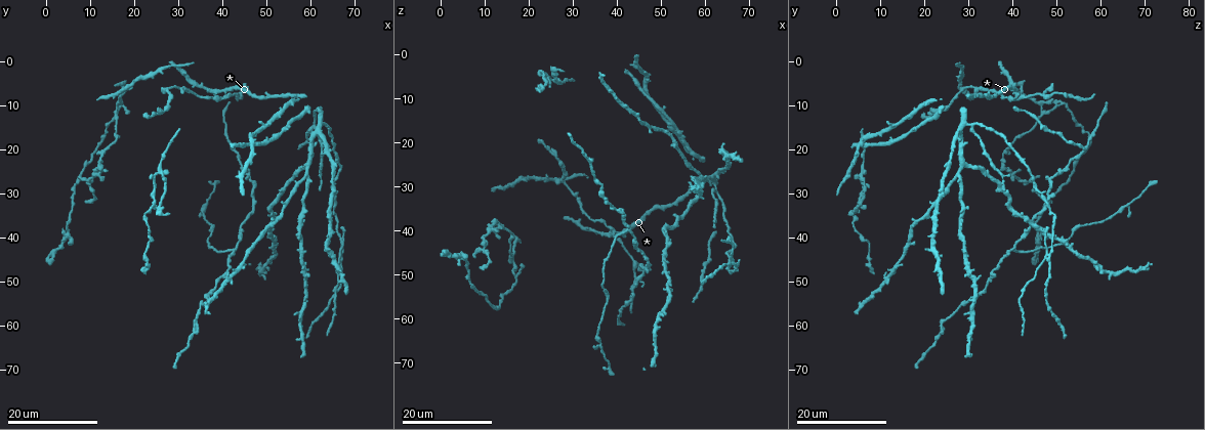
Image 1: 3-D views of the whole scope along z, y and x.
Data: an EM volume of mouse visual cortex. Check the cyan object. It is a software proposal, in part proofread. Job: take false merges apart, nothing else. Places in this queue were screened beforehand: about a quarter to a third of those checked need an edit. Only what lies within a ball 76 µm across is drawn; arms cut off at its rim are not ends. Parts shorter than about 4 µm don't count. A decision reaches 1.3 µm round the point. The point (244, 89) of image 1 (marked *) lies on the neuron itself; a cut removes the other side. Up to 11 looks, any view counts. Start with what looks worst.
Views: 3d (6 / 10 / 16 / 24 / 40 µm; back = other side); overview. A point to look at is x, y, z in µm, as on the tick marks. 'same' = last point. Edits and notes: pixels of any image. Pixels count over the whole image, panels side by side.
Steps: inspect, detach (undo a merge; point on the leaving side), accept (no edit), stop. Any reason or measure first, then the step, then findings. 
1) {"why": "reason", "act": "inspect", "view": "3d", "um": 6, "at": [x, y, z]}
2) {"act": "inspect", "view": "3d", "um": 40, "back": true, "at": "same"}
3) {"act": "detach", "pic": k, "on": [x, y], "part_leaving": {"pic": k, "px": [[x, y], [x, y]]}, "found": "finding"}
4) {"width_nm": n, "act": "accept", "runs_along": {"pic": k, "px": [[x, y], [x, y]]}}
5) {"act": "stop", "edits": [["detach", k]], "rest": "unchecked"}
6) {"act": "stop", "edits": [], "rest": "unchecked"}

{"why": "three arms meet", "act": "inspect", "view": "3d", "um": 16, "at": [43.0, 43.0, 40.0]}

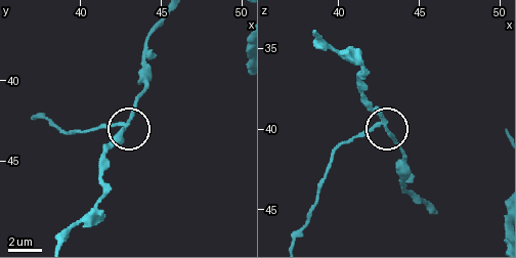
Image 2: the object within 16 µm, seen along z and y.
{"act": "inspect", "view": "3d", "um": 6, "at": [42.4, 42.7, 39.6]}

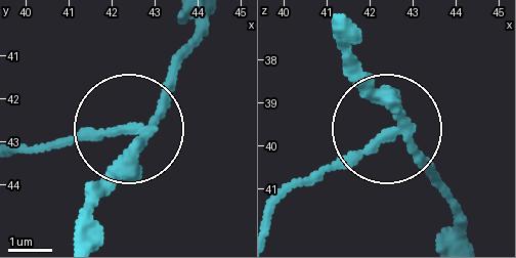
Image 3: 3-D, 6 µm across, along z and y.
{"width_nm": 200, "act": "detach", "pic": 3, "on": [80, 133], "part_leaving": {"pic": 3, "px": [[134, 125], [17, 147]]}, "found": "two neurons meet here"}

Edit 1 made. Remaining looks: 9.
{"why": "small branch off a trunk", "act": "inspect", "view": "3d", "um": 16, "at": [59.0, 24.0, 29.0]}

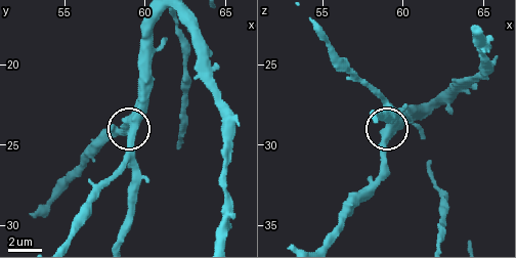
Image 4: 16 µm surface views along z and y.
{"why": "closer look", "act": "inspect", "view": "3d", "um": 10, "at": [58.8, 23.5, 29.0]}

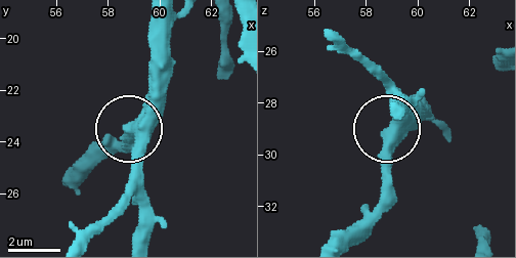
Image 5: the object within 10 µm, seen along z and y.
{"width_nm": 440, "act": "accept", "found": "one neuron here"}

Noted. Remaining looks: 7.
{"why": "sudden change in width", "act": "inspect", "view": "3d", "um": 24, "at": [4.5, 39.5, 45.5]}

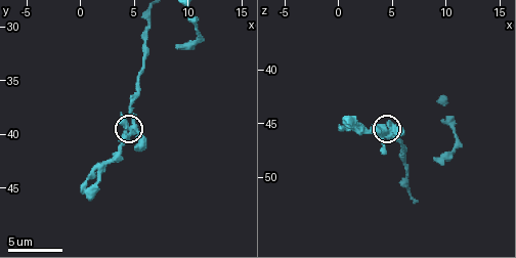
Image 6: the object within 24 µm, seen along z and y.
{"act": "inspect", "view": "3d", "um": 6, "at": "same"}

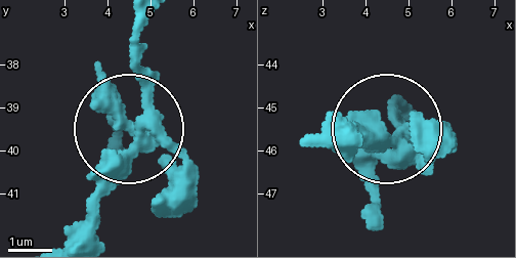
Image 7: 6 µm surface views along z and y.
{"arms": 4, "act": "accept", "found": "one neuron here"}

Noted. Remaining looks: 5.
{"why": "thin neck", "act": "inspect", "view": "3d", "um": 24, "at": [41.5, 47.5, 35.5]}

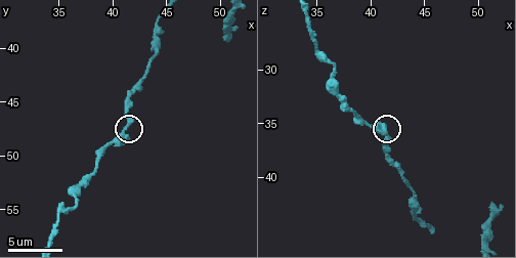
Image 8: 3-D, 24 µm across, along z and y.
{"act": "inspect", "view": "3d", "um": 6, "at": "same"}

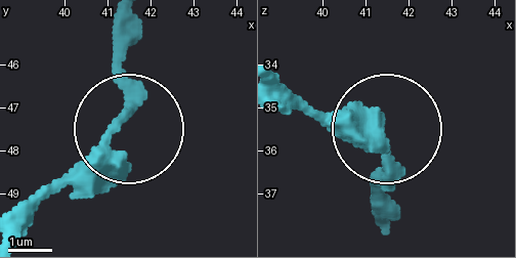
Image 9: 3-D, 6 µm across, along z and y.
{"arms": 3, "act": "accept", "found": "all the same neuron"}

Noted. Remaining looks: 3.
{"act": "stop", "edits": [["detach", 3]], "rest": "unchecked"}

